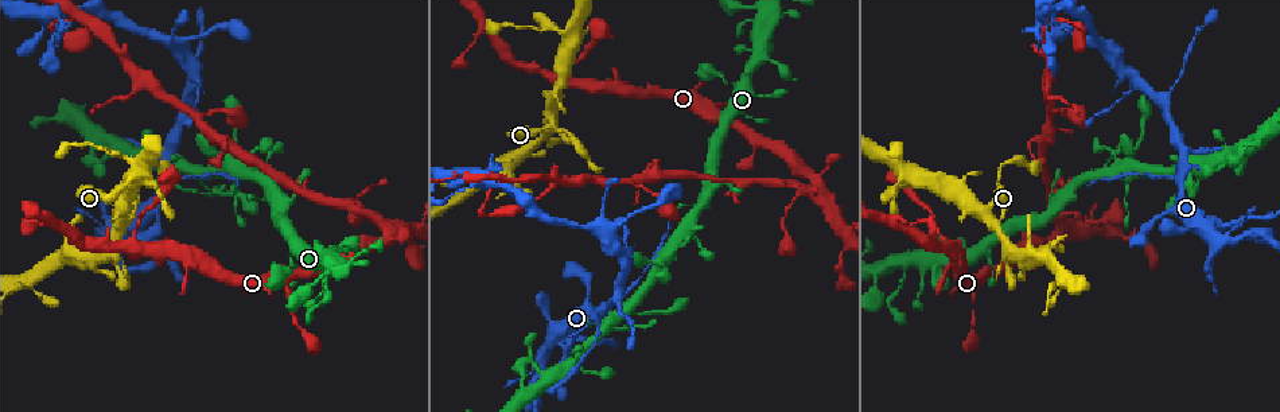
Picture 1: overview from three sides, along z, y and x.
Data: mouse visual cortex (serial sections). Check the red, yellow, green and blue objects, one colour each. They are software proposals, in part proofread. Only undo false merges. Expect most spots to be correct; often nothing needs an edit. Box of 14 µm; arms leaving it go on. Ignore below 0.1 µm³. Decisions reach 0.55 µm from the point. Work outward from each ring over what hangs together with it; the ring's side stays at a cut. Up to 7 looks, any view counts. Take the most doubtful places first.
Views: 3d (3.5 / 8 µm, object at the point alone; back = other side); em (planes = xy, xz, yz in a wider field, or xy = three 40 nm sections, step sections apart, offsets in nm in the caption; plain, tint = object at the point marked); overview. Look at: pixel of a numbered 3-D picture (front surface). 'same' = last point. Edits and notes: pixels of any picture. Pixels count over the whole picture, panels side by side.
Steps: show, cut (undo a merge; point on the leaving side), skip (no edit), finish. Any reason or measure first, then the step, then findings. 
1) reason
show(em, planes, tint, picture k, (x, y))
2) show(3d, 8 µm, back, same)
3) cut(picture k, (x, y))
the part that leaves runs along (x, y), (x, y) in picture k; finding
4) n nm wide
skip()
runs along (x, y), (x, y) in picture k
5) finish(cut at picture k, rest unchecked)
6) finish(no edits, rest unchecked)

side arm on a straight run
show(3d, 3.5 µm, picture 1, (558, 332))

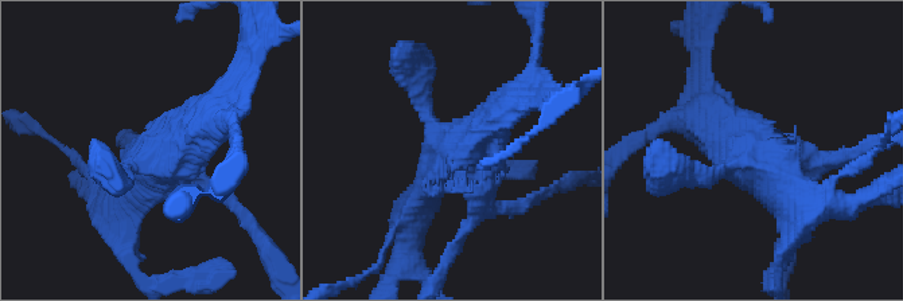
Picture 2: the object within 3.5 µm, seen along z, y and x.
now the EM
show(em, xy, step 5, tint, picture 2, (763, 171))

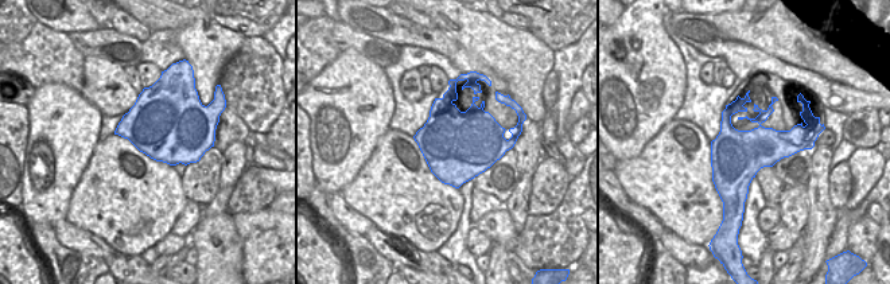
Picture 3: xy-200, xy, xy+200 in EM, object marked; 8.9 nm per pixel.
skip()
runs along (503, 113), (428, 182), (408, 217) in picture 2; all the same cell

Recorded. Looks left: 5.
abrupt turn
show(3d, 8 µm, picture 1, (1057, 231))

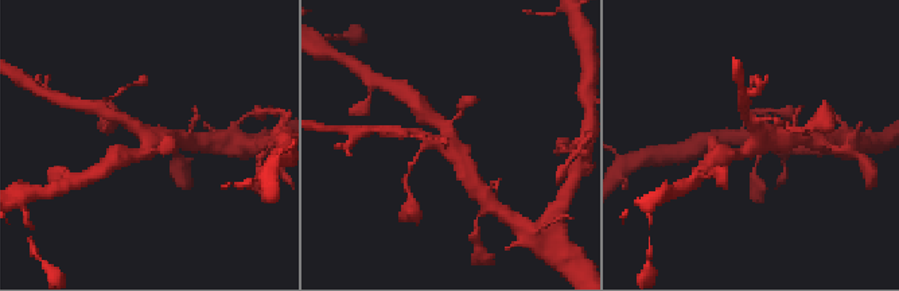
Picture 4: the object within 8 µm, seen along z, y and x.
now the EM
show(em, xy, step 5, tint, picture 4, (148, 140))

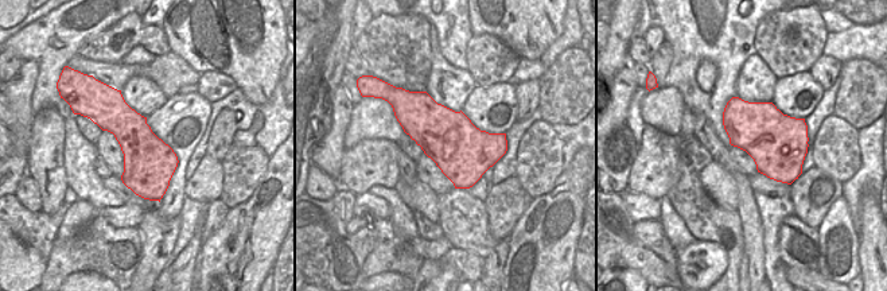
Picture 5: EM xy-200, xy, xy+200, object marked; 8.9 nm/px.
500 nm wide
skip()
runs along (730, 155), (758, 138), (747, 117) in picture 4; continuous, no second cell

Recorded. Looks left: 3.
arms part here
show(3d, 3.5 µm, picture 1, (513, 180))

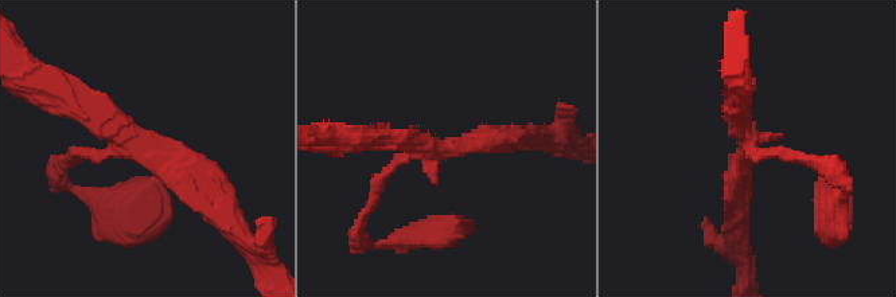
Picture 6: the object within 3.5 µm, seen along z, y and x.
3 arms; arms of 150, 250, 300 nm; now the EM
show(em, xy, step 5, tint, picture 6, (747, 149))

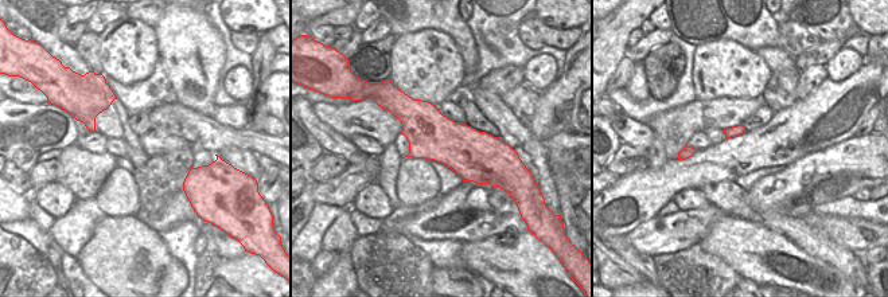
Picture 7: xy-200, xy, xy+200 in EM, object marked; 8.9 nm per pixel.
skip()
runs along (510, 137), (420, 148), (374, 192) in picture 6; continuous, no second cell

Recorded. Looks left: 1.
finish(no edits, rest unchecked)

